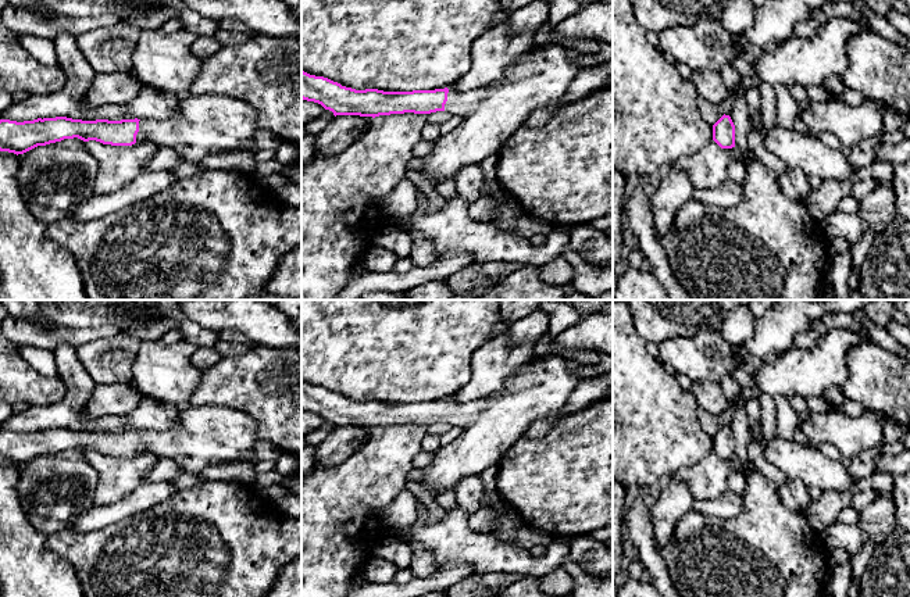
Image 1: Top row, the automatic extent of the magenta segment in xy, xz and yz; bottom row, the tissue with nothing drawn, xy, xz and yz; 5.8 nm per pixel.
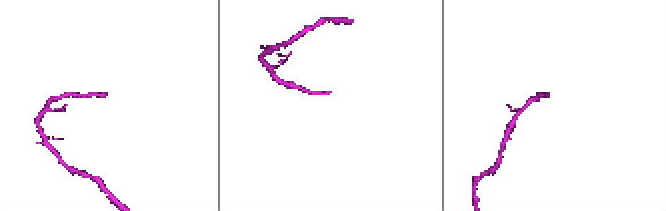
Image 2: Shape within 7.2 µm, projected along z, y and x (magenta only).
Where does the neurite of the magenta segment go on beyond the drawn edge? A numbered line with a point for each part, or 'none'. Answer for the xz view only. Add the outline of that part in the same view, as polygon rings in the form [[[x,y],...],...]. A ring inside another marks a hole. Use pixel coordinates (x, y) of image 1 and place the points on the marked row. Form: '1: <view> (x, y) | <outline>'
1: xz (542, 77) | [[[557,44],[533,46],[529,53],[510,65],[502,81],[475,90],[447,93],[445,111],[458,115],[461,124],[450,133],[442,135],[429,154],[424,157],[420,172],[435,182],[435,187],[456,176],[468,165],[481,164],[486,157],[499,154],[506,139],[533,110],[564,100],[570,85],[582,71],[570,57],[570,50]]]

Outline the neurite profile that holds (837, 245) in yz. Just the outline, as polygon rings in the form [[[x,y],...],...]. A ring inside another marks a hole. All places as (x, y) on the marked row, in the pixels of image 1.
[[[827,236],[828,254],[841,254],[849,249],[849,243],[846,239],[839,236]]]

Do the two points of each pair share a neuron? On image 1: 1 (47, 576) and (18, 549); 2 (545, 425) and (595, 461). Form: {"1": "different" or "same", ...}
{"1": "same", "2": "different"}

